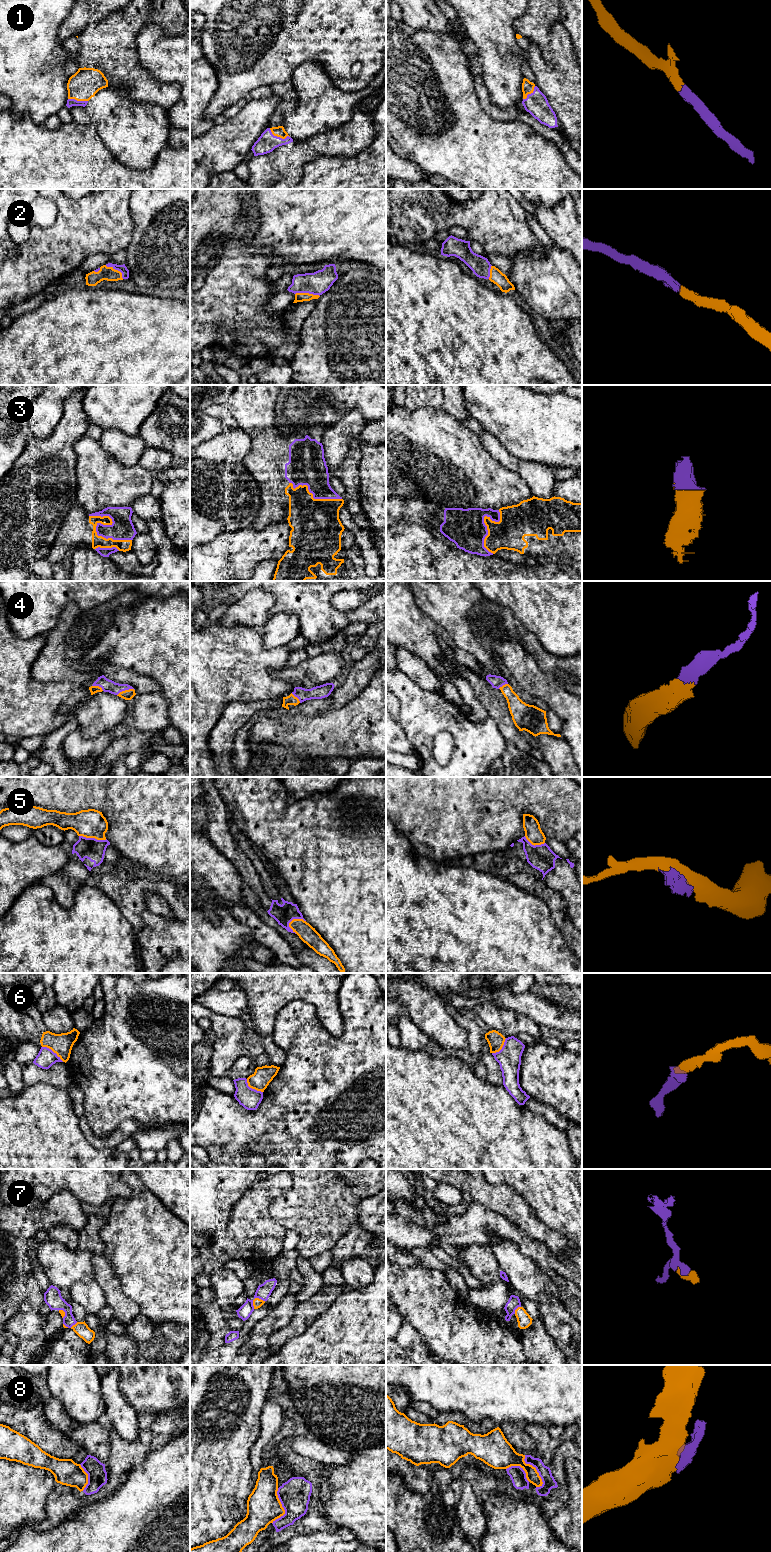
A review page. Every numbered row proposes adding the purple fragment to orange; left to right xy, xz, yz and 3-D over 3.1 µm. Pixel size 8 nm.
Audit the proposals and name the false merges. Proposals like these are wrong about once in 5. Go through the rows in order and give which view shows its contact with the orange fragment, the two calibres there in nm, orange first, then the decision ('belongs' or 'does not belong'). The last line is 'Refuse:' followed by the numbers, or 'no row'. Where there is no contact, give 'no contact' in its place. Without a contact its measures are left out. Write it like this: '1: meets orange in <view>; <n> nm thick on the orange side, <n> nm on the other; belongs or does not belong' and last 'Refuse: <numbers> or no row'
1: meets orange in xz; 90 nm thick on the orange side, 160 nm on the other; belongs
2: meets orange in xz; 80 nm thick on the orange side, 190 nm on the other; belongs
3: meets orange in xy; 100 nm thick on the orange side, 190 nm on the other; belongs
4: meets orange in xy; 80 nm thick on the orange side, 100 nm on the other; belongs
5: meets orange in xz; 140 nm thick on the orange side, 160 nm on the other; belongs
6: meets orange in xy; 170 nm thick on the orange side, 150 nm on the other; does not belong
7: meets orange in xz; 80 nm thick on the orange side, 120 nm on the other; does not belong
8: meets orange in yz; 160 nm thick on the orange side, 100 nm on the other; does not belong
Refuse: 6, 7, 8

